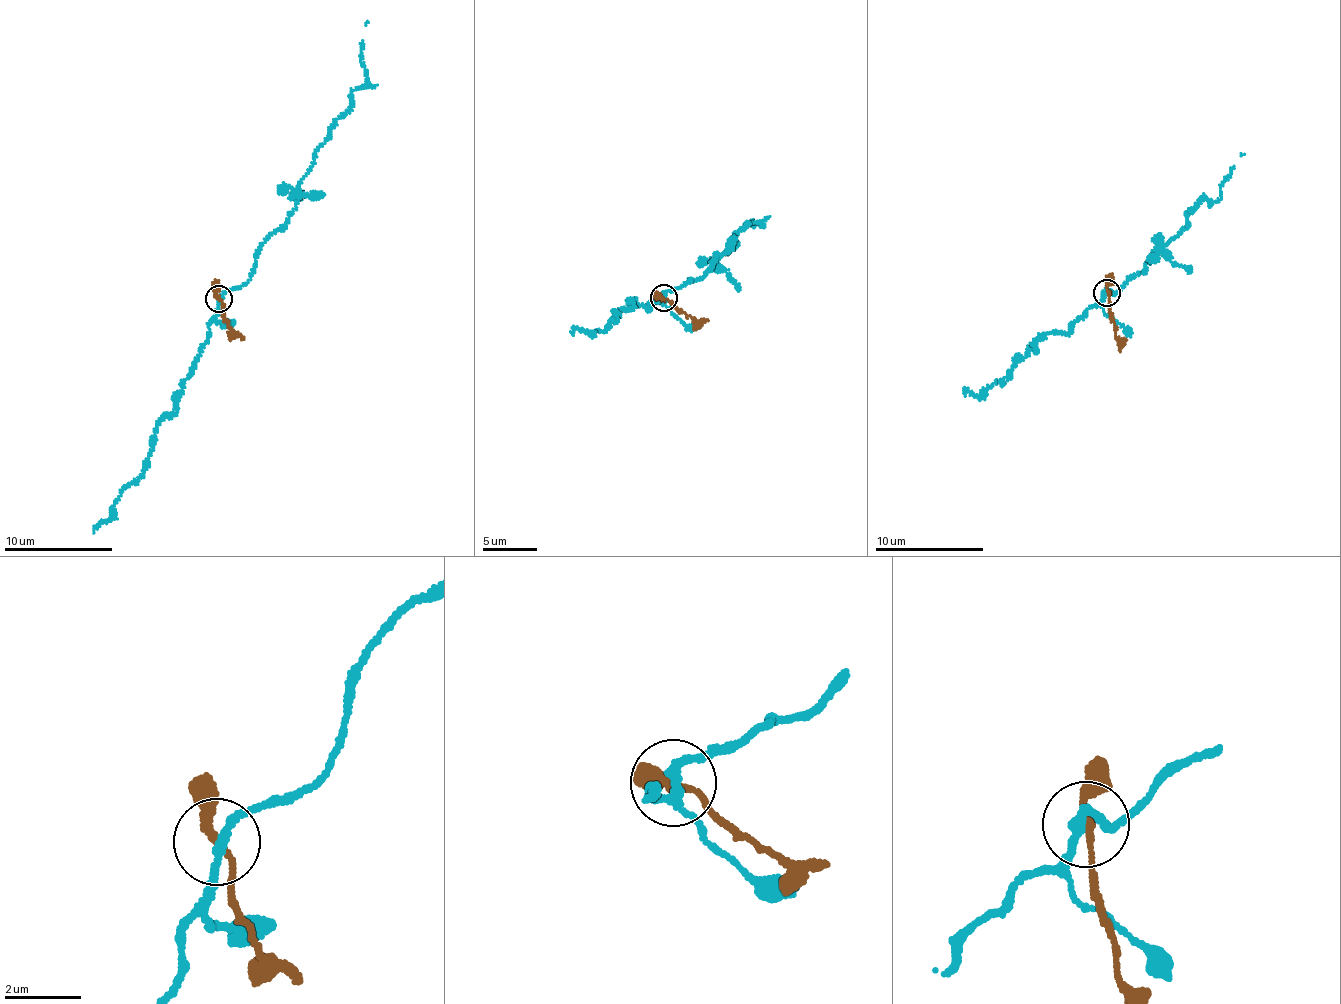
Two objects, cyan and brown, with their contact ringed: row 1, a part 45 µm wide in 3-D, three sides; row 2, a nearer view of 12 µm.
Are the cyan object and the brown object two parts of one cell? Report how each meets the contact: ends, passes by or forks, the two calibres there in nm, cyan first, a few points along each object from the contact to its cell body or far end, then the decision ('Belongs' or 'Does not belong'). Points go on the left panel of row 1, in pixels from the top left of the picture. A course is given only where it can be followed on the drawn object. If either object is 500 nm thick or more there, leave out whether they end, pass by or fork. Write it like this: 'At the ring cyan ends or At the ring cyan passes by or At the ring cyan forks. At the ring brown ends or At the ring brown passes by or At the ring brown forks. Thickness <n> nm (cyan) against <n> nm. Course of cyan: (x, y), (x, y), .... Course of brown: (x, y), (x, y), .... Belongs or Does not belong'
At the ring cyan passes by. At the ring brown passes by. Thickness 200 nm (cyan) against 180 nm. Course of cyan: (220, 299), (248, 280), (269, 238), (286, 223), (328, 129), (353, 90), (365, 86), (361, 44), (367, 21). Course of brown: (219, 298), (224, 320), (243, 339). Does not belong

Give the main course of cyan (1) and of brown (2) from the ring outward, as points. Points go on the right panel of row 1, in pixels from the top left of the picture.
1: (1105, 293), (1144, 274), (1151, 254), (1186, 228), (1198, 200), (1220, 195), (1244, 154)
2: (1108, 292), (1110, 318), (1120, 351)

